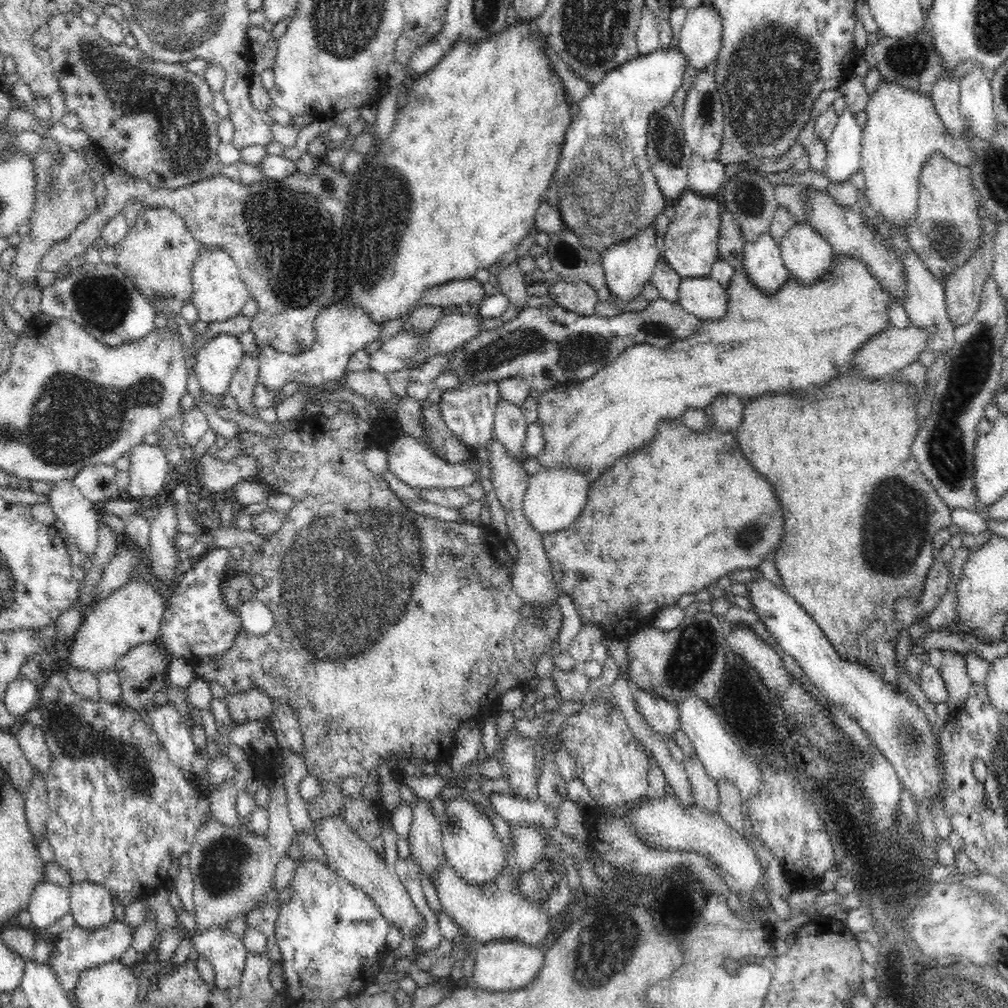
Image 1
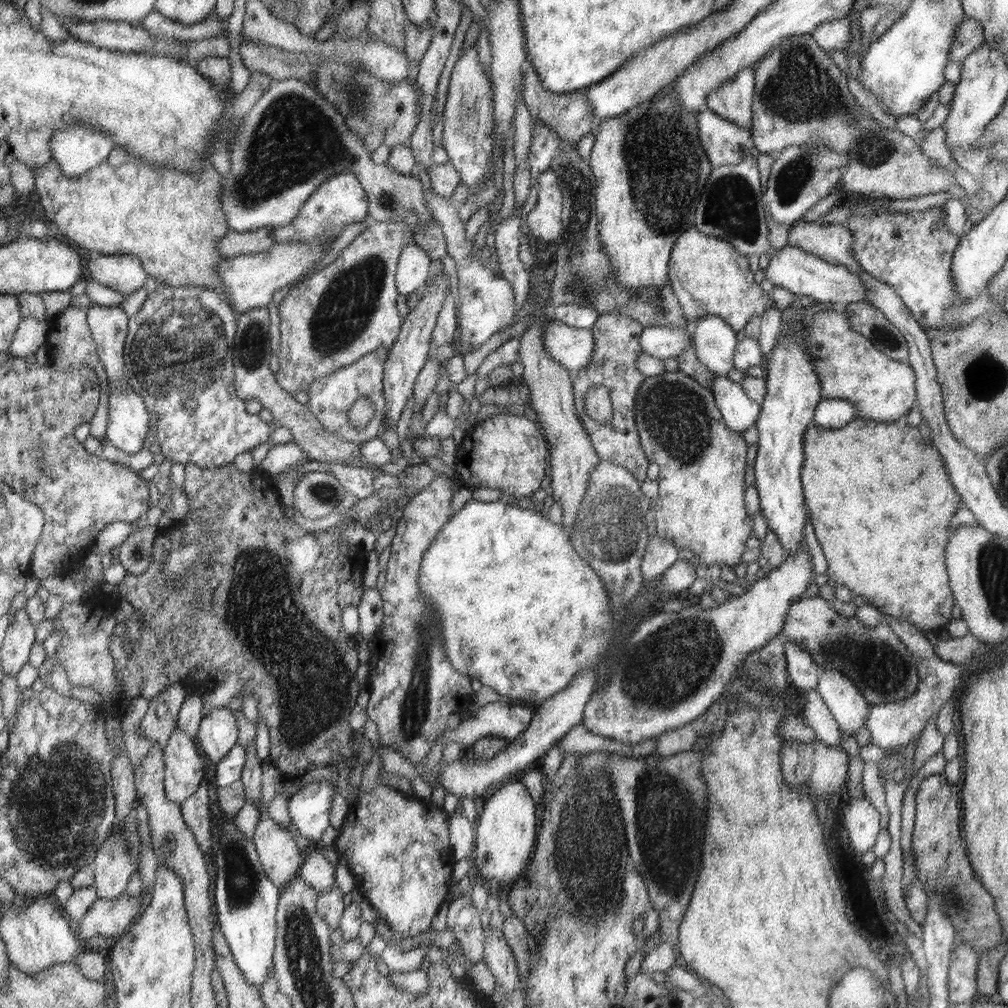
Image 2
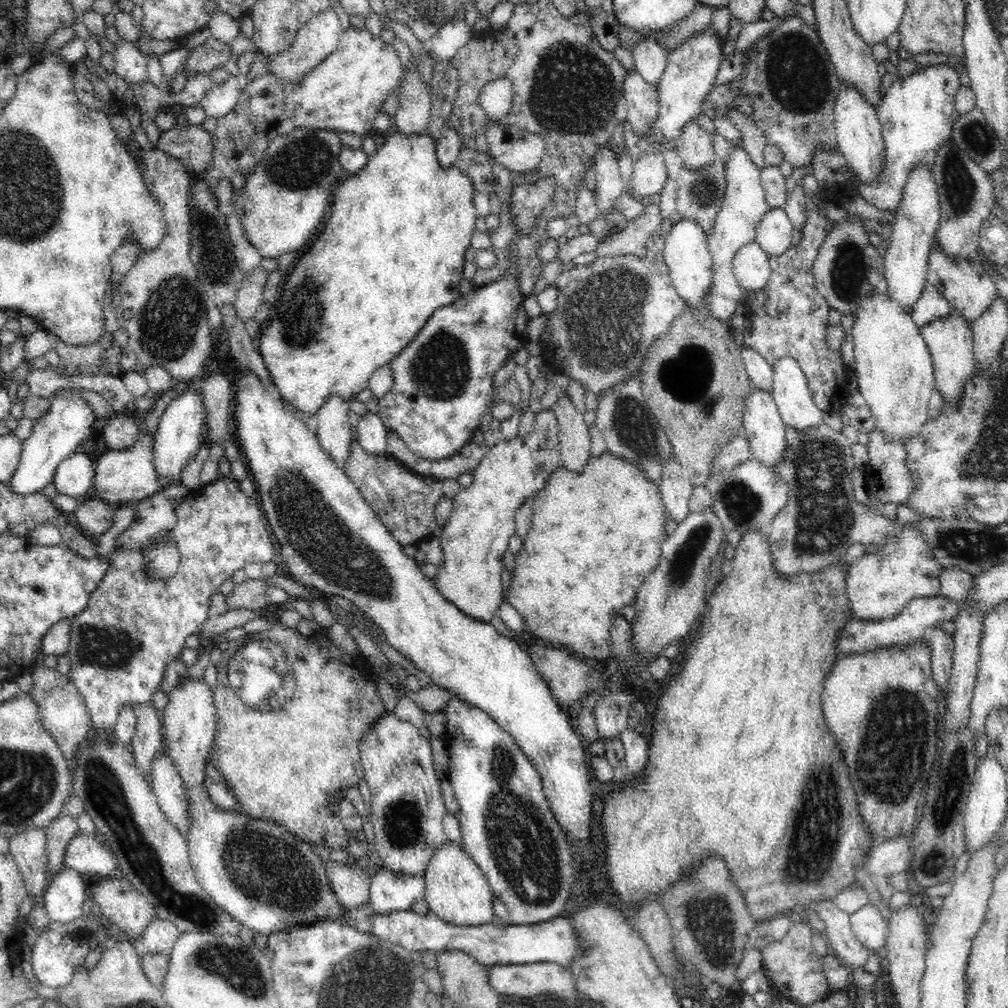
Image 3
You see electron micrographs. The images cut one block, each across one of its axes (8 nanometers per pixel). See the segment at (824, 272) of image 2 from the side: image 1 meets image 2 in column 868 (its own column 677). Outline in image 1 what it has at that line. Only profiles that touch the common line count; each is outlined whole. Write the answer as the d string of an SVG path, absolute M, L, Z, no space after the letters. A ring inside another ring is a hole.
M710 277L681 278L679 303L698 320L720 319L725 314L725 288Z

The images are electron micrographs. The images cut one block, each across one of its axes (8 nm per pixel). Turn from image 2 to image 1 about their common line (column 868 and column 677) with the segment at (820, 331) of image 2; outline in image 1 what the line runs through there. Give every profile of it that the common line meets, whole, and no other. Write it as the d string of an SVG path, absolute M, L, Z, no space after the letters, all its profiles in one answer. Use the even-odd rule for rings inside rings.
M838 253L833 256L832 267L825 272L816 282L804 283L795 277L789 277L777 288L773 293L766 293L760 287L755 286L750 273L746 269L735 270L733 276L725 288L725 314L720 319L698 320L696 323L696 332L692 332L688 338L684 340L673 340L668 347L660 348L649 346L647 343L635 345L628 348L615 362L610 366L594 373L594 376L584 381L577 381L570 385L560 385L558 389L548 390L537 398L538 416L540 426L542 427L543 437L545 440L542 454L538 458L533 458L535 463L544 468L562 466L573 466L579 468L580 471L608 470L622 456L630 455L634 450L640 450L642 446L648 444L657 431L658 422L664 419L680 419L682 414L688 408L704 409L708 404L714 401L716 396L721 393L734 394L744 400L753 400L758 397L767 397L768 395L788 394L790 391L805 391L806 389L824 386L824 384L832 381L844 370L848 368L848 362L854 358L856 350L860 350L868 340L872 340L874 336L878 336L891 326L890 317L888 316L888 304L890 302L902 303L902 298L893 298L889 292L883 289L883 286L871 275L870 265L864 261L860 255L846 255L846 253Z

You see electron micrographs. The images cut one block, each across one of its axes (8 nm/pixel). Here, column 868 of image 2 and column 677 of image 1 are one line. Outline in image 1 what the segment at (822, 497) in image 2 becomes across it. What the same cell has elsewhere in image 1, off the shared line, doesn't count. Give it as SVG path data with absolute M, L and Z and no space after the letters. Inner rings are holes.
M664 419L658 422L654 438L630 455L622 456L617 462L604 471L592 482L590 497L584 503L584 508L575 521L565 529L542 535L541 544L550 561L550 569L554 582L572 599L576 612L583 625L597 624L606 636L611 638L627 638L638 629L648 625L656 613L667 606L678 605L683 594L696 594L698 590L710 586L722 576L728 576L735 570L756 569L760 560L766 556L774 556L778 550L786 529L782 528L782 508L778 504L778 494L774 486L759 473L748 460L744 458L735 433L716 429L713 425L706 426L702 431L693 431L680 419Z

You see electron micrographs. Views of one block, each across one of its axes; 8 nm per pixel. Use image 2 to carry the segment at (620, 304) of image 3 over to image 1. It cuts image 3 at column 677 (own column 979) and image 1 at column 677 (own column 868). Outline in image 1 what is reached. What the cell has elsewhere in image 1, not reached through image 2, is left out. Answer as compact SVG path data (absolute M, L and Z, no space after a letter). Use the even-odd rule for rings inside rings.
M694 191L682 193L675 206L675 218L665 230L659 252L668 266L681 278L709 277L712 265L719 260L719 230L722 228L720 202L700 198Z

